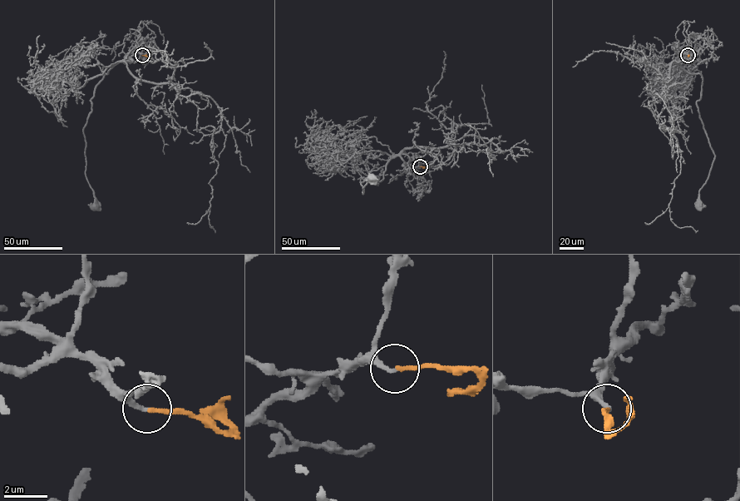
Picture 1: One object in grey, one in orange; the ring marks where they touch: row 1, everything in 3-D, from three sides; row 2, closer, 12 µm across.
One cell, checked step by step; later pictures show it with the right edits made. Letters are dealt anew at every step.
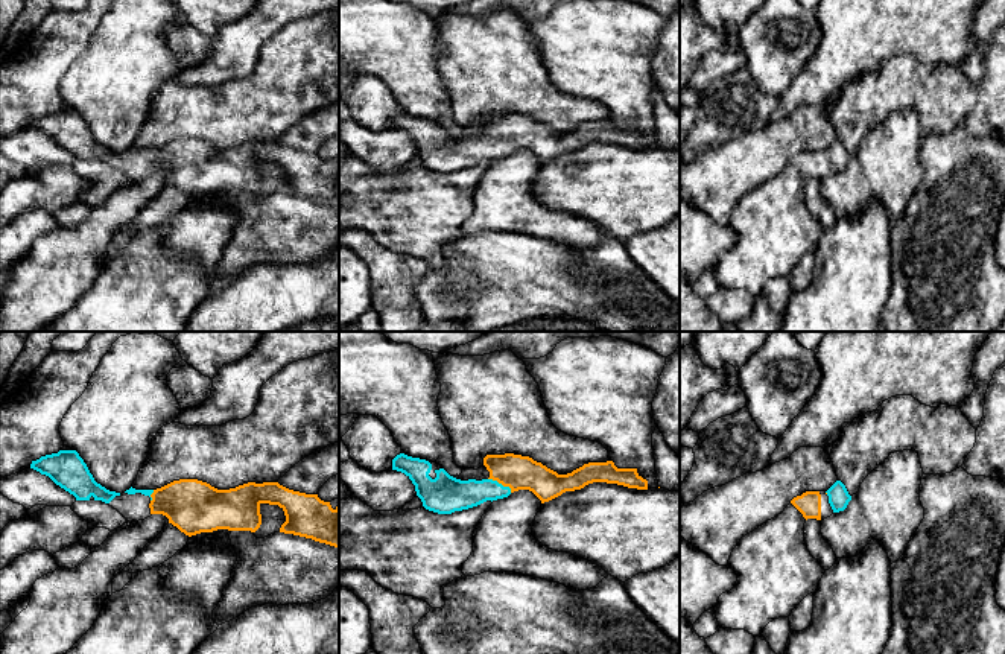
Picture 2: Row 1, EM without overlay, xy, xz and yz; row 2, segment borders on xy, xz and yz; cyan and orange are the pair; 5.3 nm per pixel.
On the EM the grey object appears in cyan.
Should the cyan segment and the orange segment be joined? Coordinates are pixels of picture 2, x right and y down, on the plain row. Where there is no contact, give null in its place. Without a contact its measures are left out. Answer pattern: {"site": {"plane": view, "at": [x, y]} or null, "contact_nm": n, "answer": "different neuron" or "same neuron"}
{"site": {"plane": "xz", "at": [500, 143]}, "contact_nm": 150, "answer": "same neuron"}

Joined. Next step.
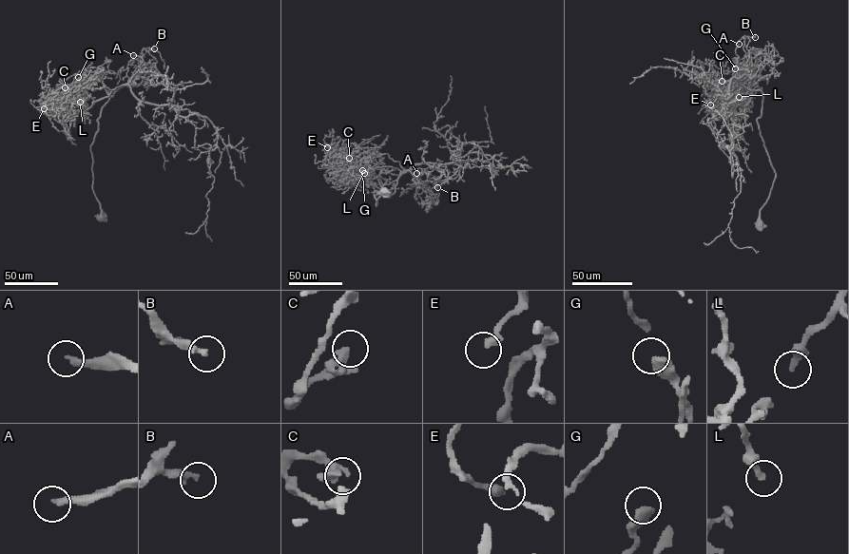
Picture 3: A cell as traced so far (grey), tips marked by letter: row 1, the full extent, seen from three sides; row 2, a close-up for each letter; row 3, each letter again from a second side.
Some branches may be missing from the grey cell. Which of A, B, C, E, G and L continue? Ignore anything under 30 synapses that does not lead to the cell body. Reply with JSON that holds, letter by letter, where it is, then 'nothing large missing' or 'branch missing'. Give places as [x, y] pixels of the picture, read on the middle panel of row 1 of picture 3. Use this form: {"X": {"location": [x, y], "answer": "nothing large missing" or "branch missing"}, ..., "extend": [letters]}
{"A": {"location": [416, 173], "answer": "branch missing"}, "B": {"location": [437, 187], "answer": "nothing large missing"}, "C": {"location": [349, 158], "answer": "nothing large missing"}, "E": {"location": [327, 147], "answer": "nothing large missing"}, "G": {"location": [362, 170], "answer": "nothing large missing"}, "L": {"location": [364, 173], "answer": "nothing large missing"}, "extend": ["A"]}

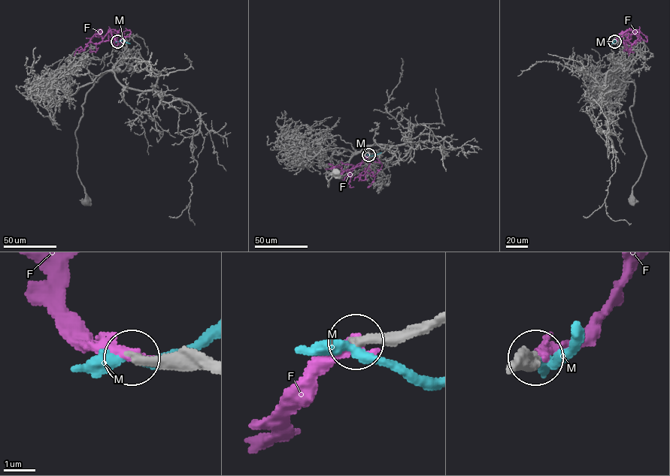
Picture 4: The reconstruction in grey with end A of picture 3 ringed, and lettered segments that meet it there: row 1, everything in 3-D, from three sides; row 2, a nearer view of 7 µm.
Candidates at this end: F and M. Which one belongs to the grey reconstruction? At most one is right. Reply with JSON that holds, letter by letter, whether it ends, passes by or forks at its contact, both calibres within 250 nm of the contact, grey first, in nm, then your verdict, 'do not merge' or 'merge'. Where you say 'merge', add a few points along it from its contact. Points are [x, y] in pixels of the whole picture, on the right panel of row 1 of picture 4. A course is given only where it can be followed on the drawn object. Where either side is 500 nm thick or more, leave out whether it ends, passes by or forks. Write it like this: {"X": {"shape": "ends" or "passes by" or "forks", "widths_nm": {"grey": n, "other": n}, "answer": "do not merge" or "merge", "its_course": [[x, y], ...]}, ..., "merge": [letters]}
{"F": {"shape": "ends", "widths_nm": {"grey": 320, "other": 360}, "answer": "merge", "its_course": [[614, 41], [622, 31], [627, 37], [630, 34], [631, 38], [626, 40], [628, 55]]}, "M": {"shape": "passes by", "widths_nm": {"grey": 320, "other": 280}, "answer": "do not merge"}, "merge": ["F"]}

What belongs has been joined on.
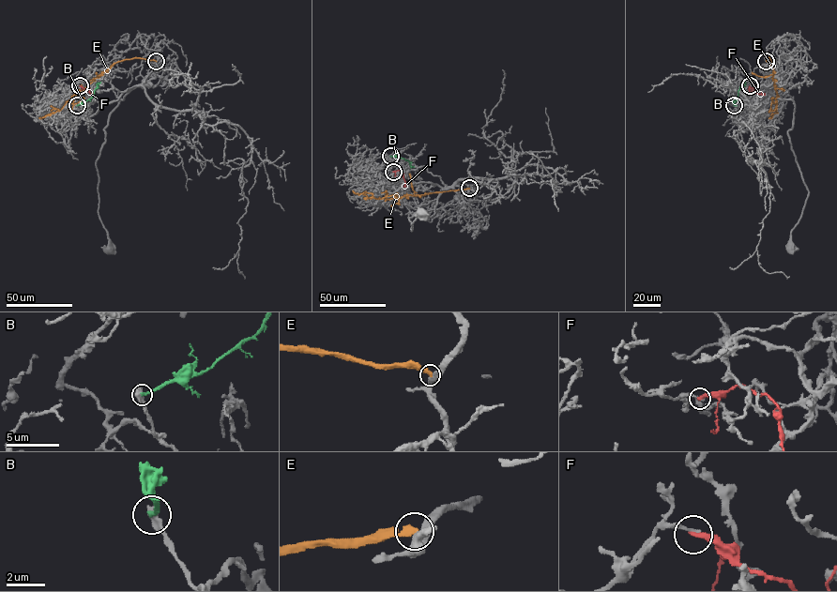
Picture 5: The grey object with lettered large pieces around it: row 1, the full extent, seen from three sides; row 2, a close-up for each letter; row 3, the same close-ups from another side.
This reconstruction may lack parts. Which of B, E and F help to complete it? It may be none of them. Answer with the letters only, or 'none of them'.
none of them

